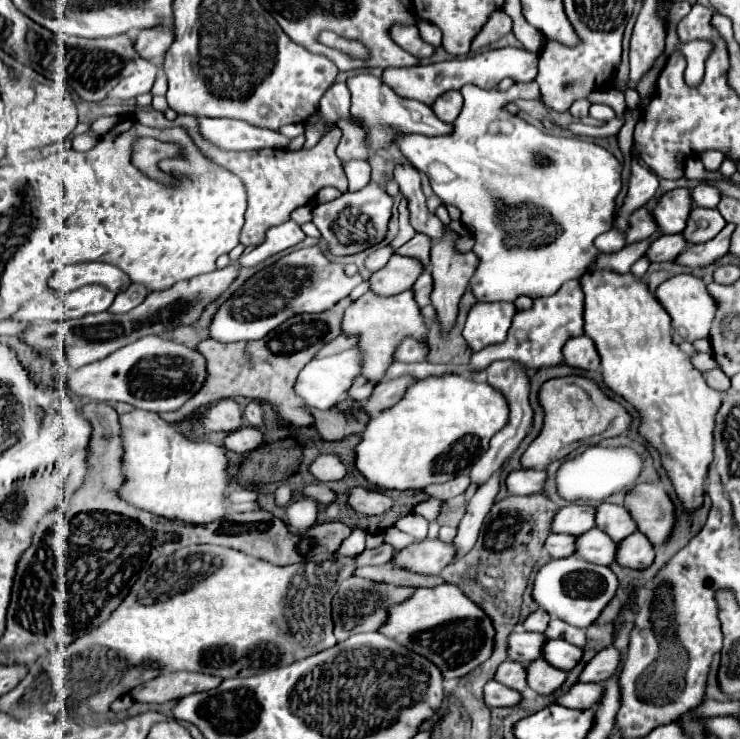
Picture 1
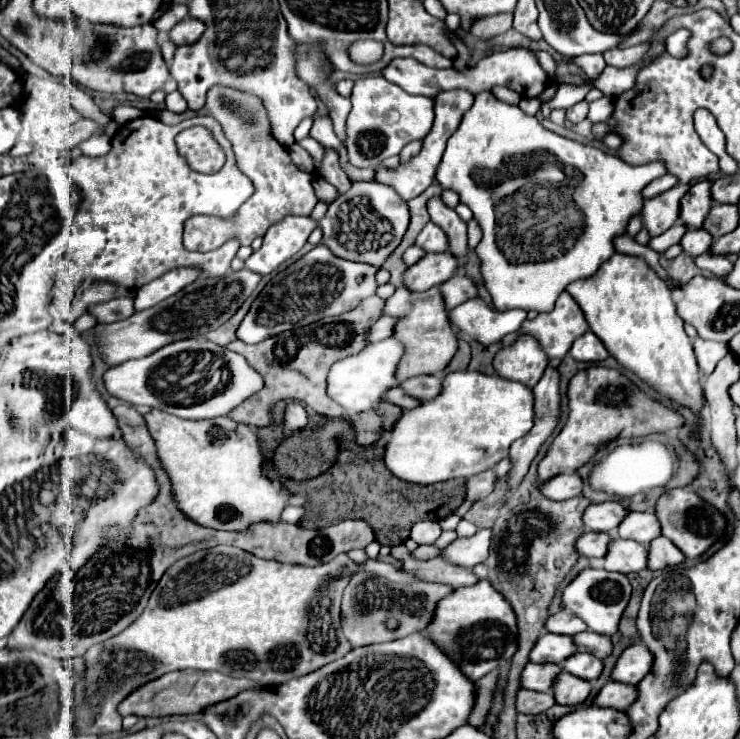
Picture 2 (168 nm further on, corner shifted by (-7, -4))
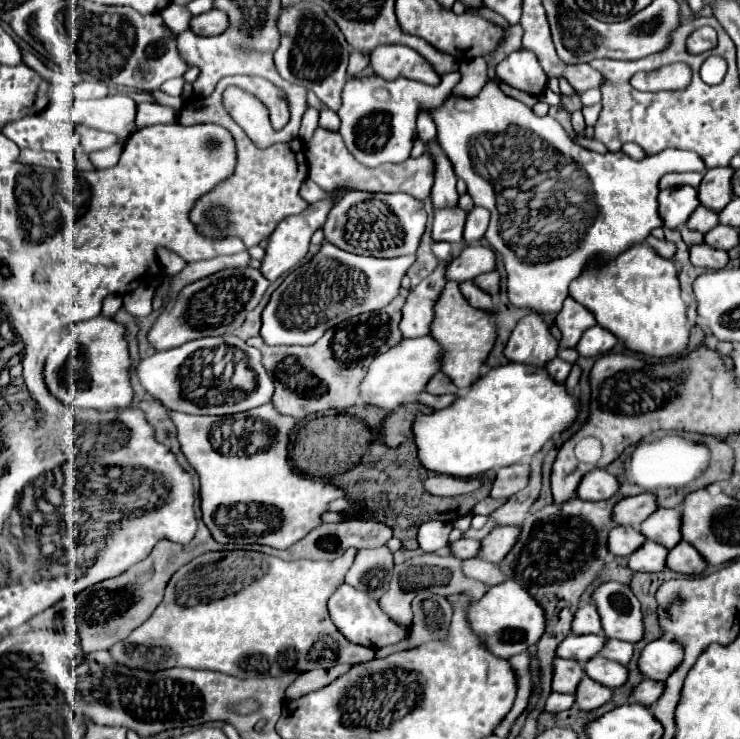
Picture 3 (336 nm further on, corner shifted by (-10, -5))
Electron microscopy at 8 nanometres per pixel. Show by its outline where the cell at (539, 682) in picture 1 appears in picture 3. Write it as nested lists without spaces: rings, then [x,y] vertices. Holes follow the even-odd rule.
[[[584,678],[576,690],[576,706],[580,710],[596,710],[602,704],[606,704],[614,692],[608,686],[602,686],[600,682],[594,682],[592,678]]]

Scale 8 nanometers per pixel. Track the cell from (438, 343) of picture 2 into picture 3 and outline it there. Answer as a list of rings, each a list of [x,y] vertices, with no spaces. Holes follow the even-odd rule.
[[[448,282],[440,300],[436,302],[436,318],[432,322],[432,336],[442,344],[444,348],[444,360],[442,360],[442,372],[452,378],[452,382],[466,392],[476,378],[480,378],[482,368],[486,366],[486,358],[490,356],[498,328],[494,322],[494,312],[484,312],[480,308],[474,308],[468,304],[468,300],[458,290],[458,282]]]

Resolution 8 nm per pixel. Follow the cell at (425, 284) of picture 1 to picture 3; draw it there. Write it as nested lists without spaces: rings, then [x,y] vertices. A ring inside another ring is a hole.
[[[486,272],[486,274],[480,274],[476,280],[474,280],[482,290],[486,290],[488,294],[496,296],[500,292],[500,274],[498,272]]]

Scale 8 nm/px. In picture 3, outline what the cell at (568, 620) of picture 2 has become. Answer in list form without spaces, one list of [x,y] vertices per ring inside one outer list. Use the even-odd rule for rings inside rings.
[[[586,604],[576,612],[572,630],[574,630],[574,634],[602,634],[600,614],[594,604]]]

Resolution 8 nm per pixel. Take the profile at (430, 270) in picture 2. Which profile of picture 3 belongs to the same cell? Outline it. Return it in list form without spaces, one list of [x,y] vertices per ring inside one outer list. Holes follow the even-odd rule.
[[[476,242],[474,246],[462,248],[462,252],[448,266],[448,280],[464,282],[472,280],[484,272],[492,272],[496,268],[496,252],[490,246],[482,246]]]

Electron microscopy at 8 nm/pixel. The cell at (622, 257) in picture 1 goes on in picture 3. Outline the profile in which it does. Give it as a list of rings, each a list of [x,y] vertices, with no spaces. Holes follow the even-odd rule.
[[[698,206],[698,210],[688,220],[688,228],[696,228],[700,232],[708,232],[714,226],[718,226],[718,212],[704,206]]]

